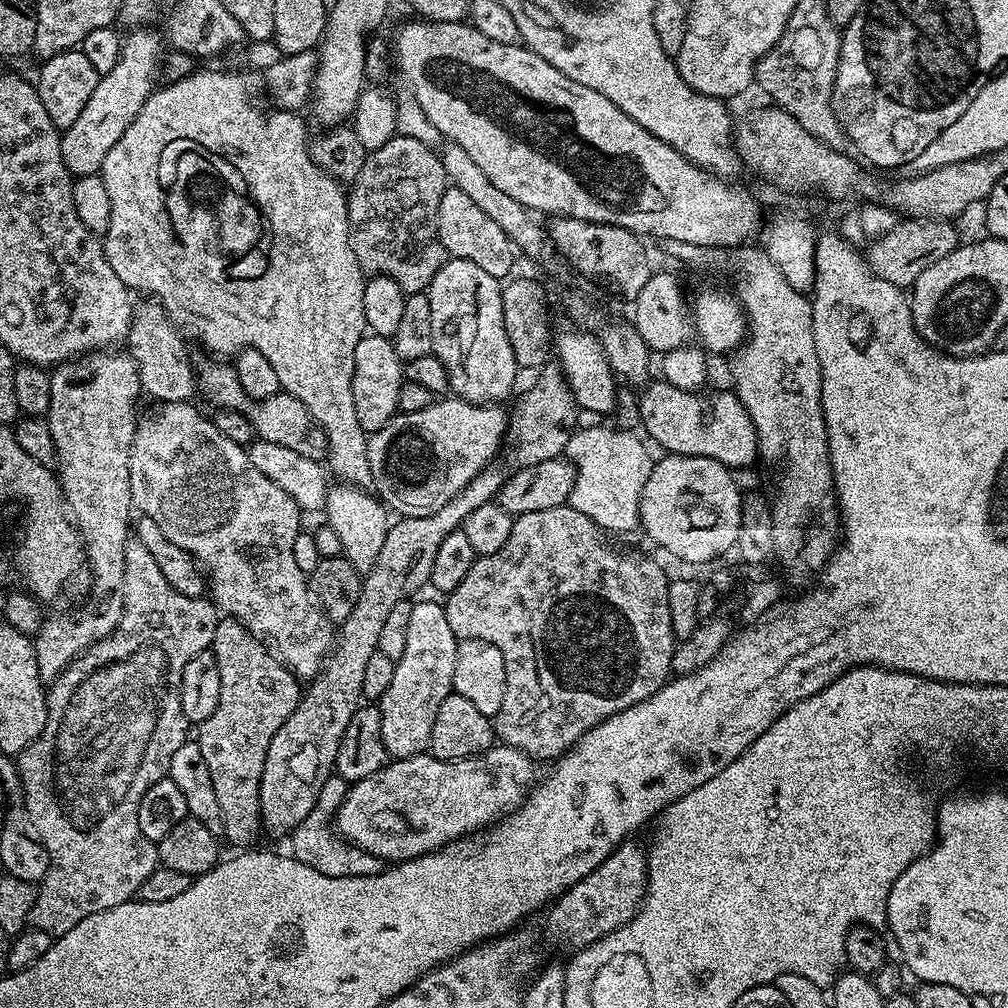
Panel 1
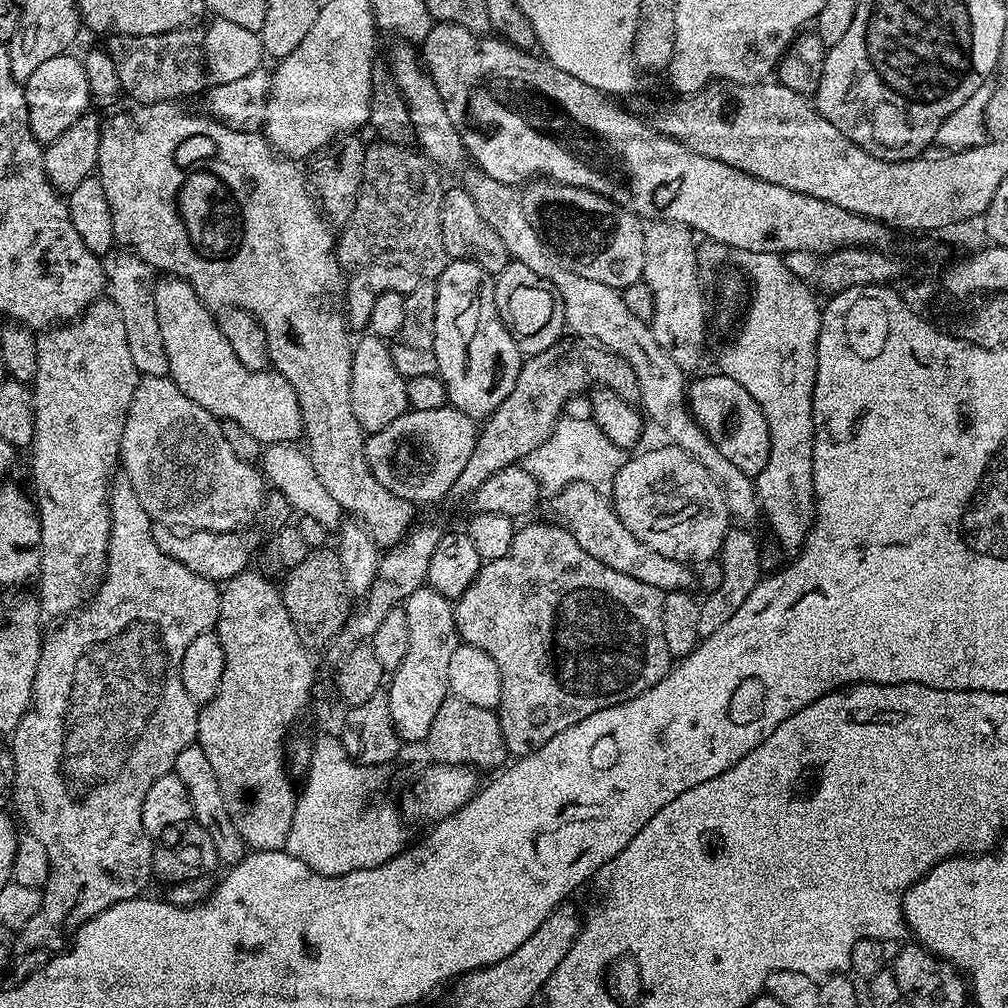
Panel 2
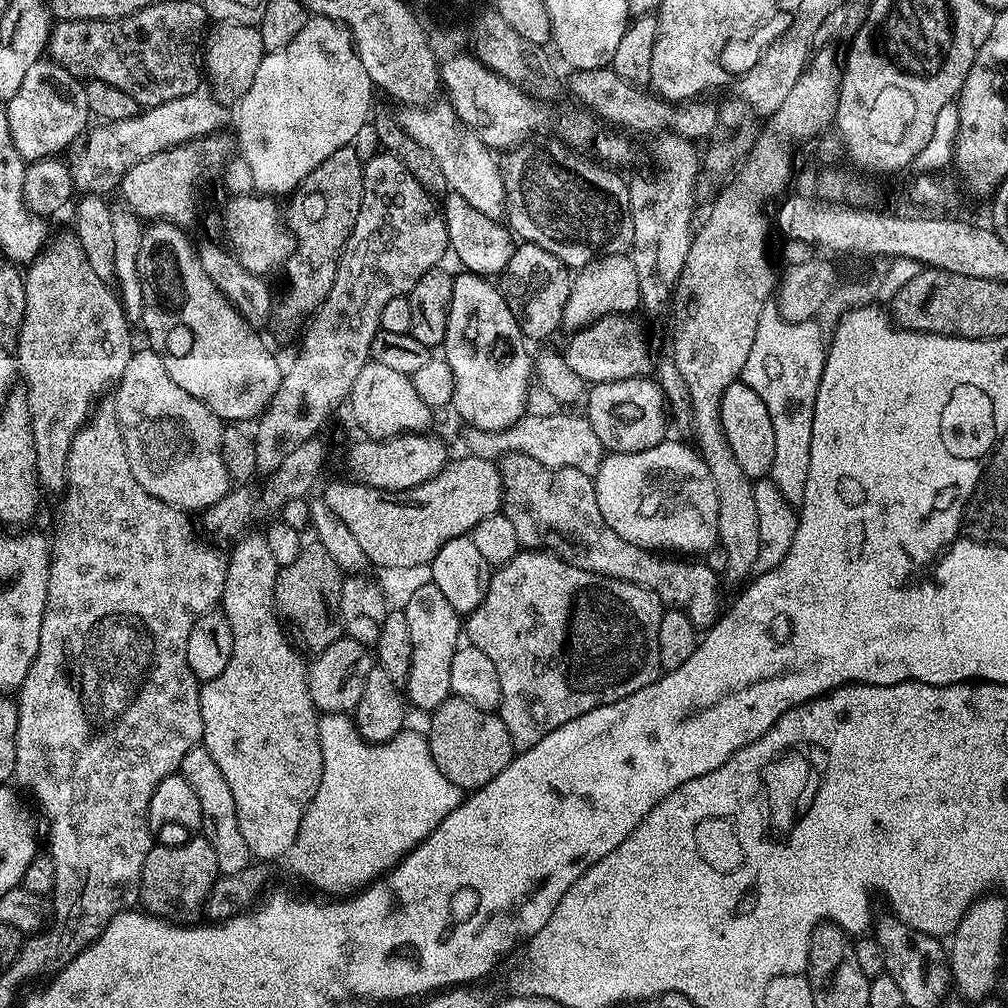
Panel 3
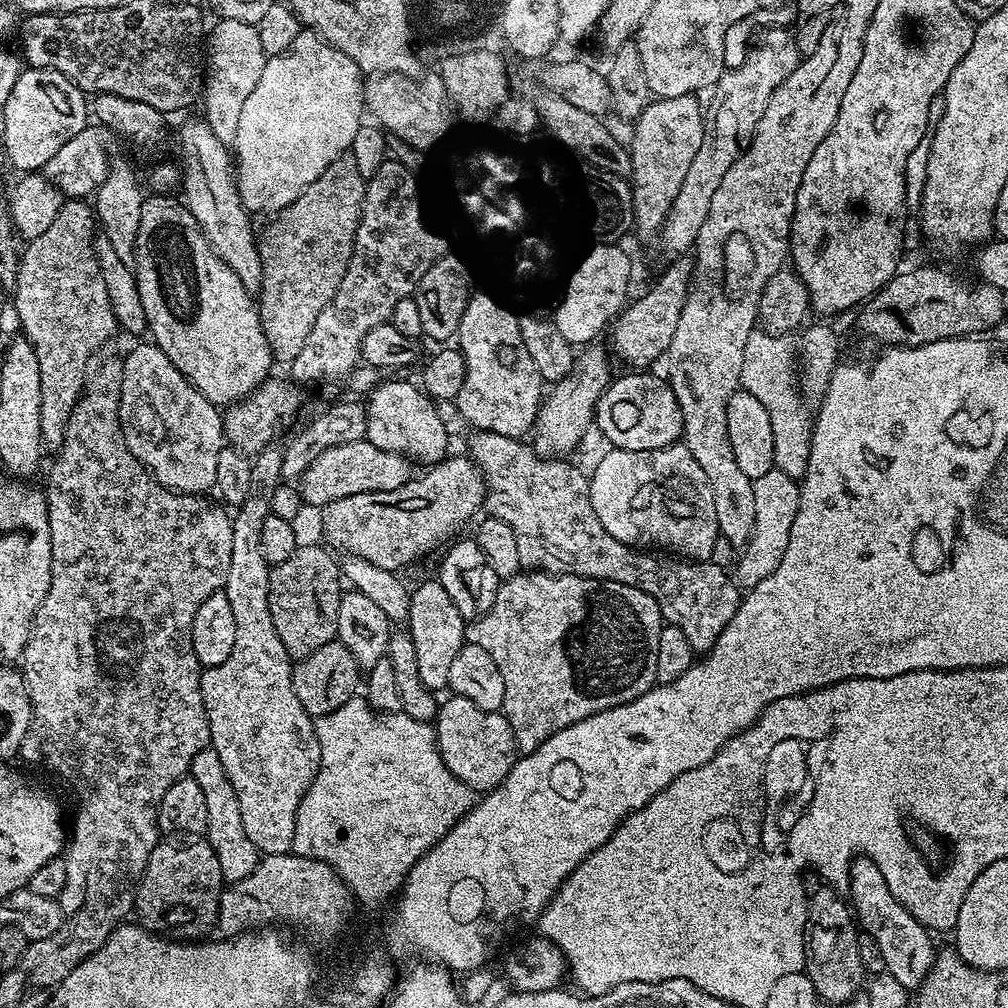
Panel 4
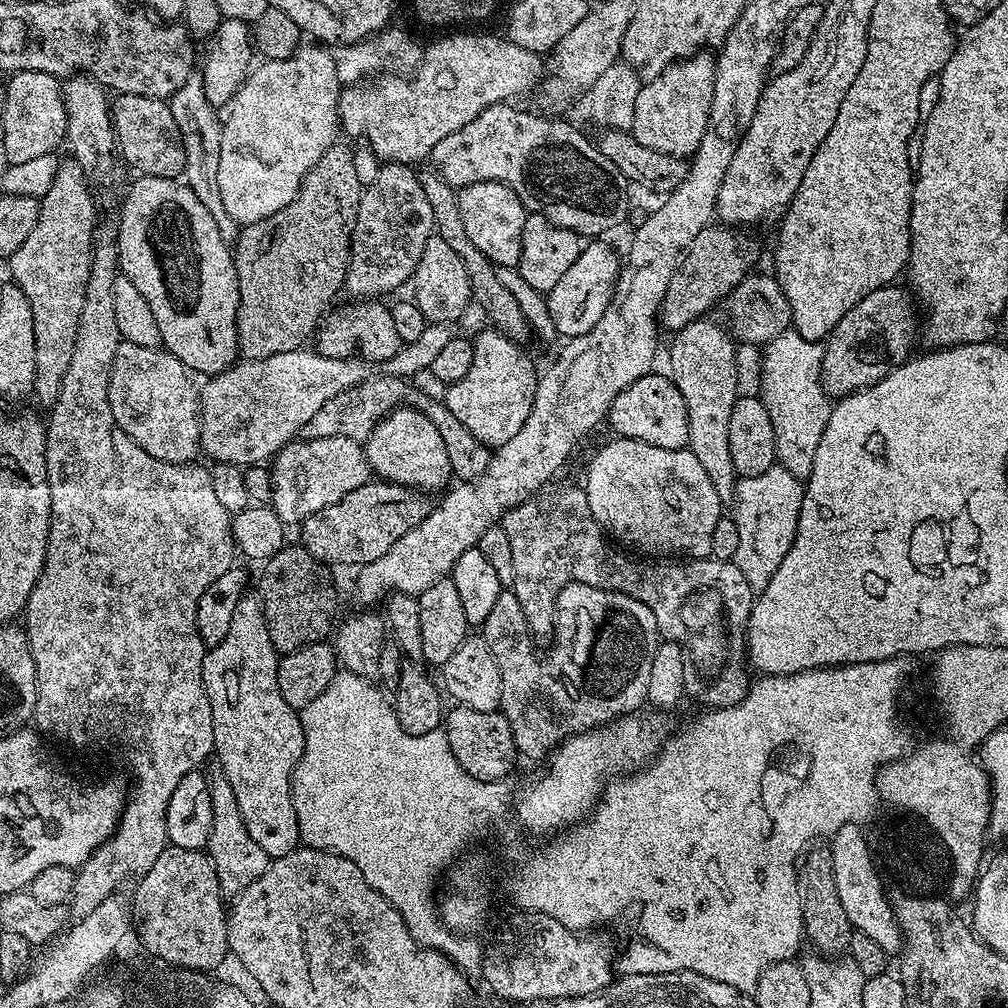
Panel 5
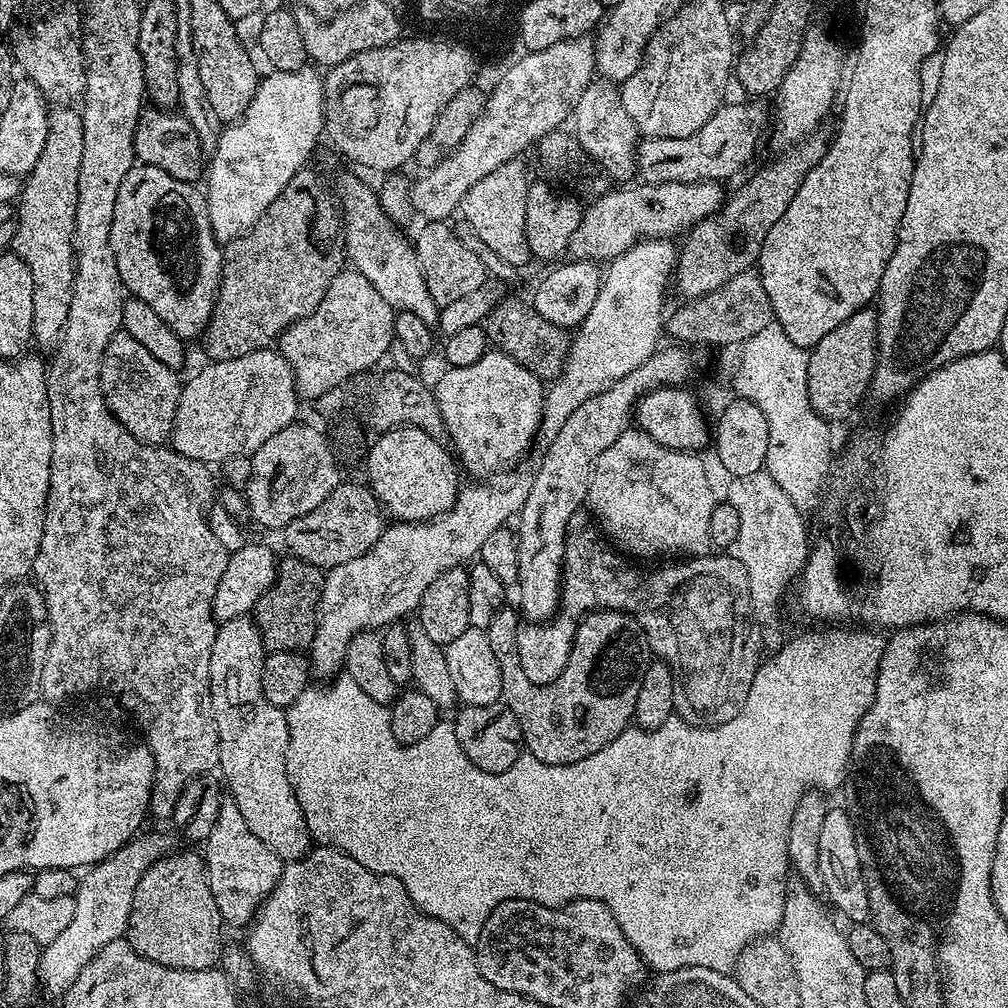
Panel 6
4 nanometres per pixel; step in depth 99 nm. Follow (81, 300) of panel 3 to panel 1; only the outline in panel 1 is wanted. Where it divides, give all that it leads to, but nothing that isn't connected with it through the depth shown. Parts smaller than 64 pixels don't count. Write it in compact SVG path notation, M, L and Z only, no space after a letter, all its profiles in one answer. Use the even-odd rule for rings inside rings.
M112 354L93 355L92 364L80 364L84 362L58 364L50 372L52 381L46 423L50 430L50 438L54 442L55 463L60 464L58 479L60 490L64 493L64 503L76 525L76 531L84 542L84 554L90 572L92 568L92 593L88 596L88 605L76 617L45 615L42 626L36 631L34 643L38 674L45 682L57 680L69 662L81 656L100 640L105 640L118 626L124 609L126 546L130 539L130 521L134 516L128 459L138 423L136 399L142 396L142 389L136 364L131 356L108 355Z

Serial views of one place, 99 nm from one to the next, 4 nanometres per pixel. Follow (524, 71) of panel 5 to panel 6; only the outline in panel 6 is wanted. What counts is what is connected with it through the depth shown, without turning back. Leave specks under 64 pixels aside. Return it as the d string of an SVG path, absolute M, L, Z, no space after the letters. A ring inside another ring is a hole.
M422 34L417 40L406 40L399 38L392 44L384 45L378 49L362 50L361 53L354 54L341 64L334 65L327 69L324 76L324 130L327 139L332 139L332 144L345 156L348 160L353 160L356 164L361 164L364 168L369 168L372 172L384 172L383 174L392 174L403 164L412 164L416 158L418 146L422 146L422 142L426 140L426 134L430 134L430 130L434 130L434 122L440 117L440 111L453 100L459 92L465 91L469 87L468 84L472 80L472 76L477 75L478 68L473 66L467 53L467 47L460 42L452 44L447 39L440 44L436 44L429 39L427 35Z

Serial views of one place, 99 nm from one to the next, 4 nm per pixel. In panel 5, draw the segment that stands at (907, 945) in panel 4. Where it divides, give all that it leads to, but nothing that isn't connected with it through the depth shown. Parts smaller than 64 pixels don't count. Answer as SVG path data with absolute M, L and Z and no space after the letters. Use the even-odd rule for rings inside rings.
M856 822L846 824L830 837L832 848L827 849L827 854L832 863L838 902L842 902L842 910L846 910L846 918L855 931L867 934L873 942L882 946L884 952L896 954L904 947L904 933L900 931L900 924L894 918L885 881L880 881L880 872L872 861L872 848L860 828L863 827Z

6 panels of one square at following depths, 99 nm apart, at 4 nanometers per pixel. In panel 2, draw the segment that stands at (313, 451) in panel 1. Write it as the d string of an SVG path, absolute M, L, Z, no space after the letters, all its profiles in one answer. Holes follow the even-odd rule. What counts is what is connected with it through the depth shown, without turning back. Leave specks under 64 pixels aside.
M171 274L156 280L155 302L162 344L166 346L168 376L186 398L198 402L211 416L233 420L249 431L262 446L291 444L301 439L304 419L296 392L275 370L252 372L238 360L227 341L213 309L200 301L200 295L187 280Z

